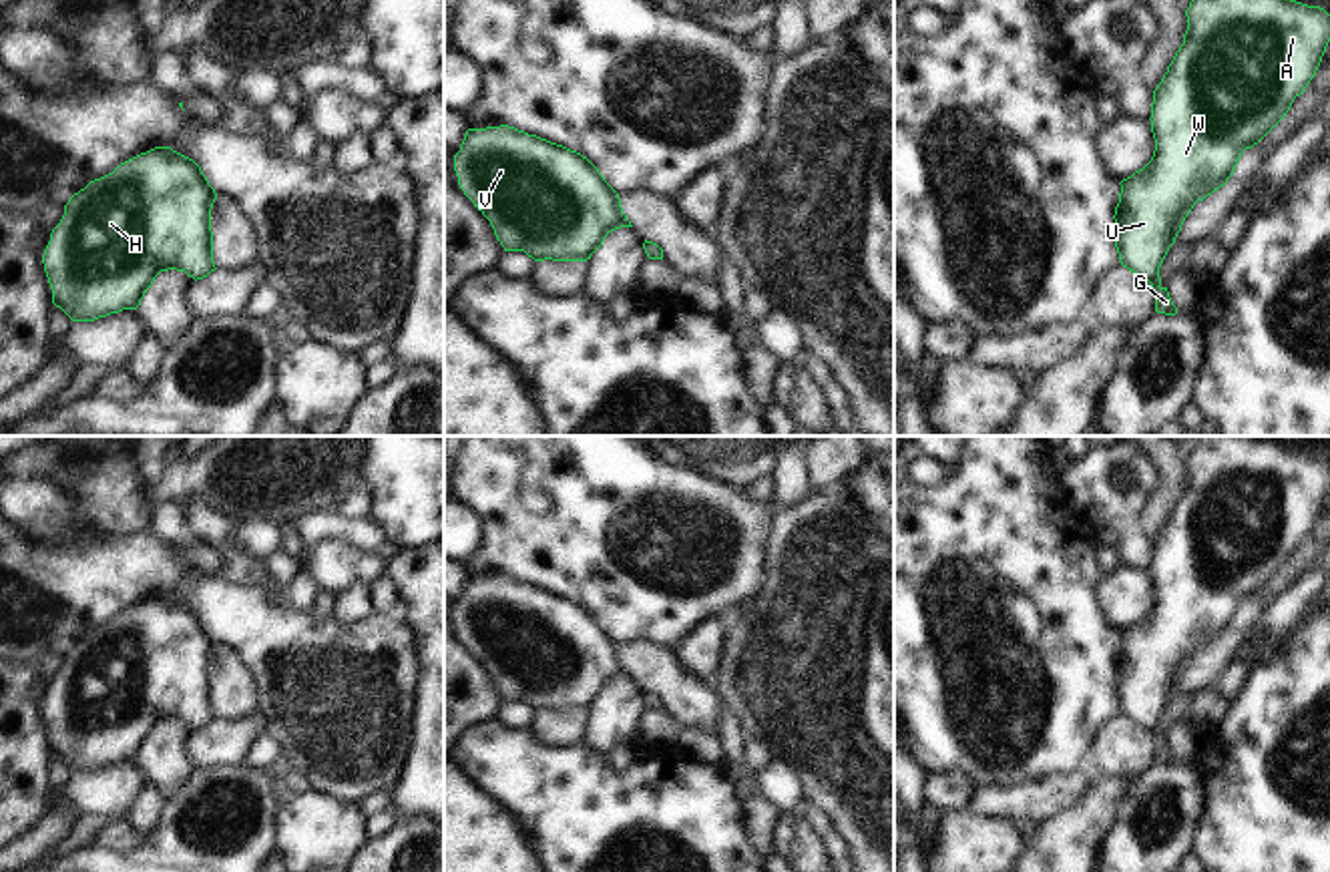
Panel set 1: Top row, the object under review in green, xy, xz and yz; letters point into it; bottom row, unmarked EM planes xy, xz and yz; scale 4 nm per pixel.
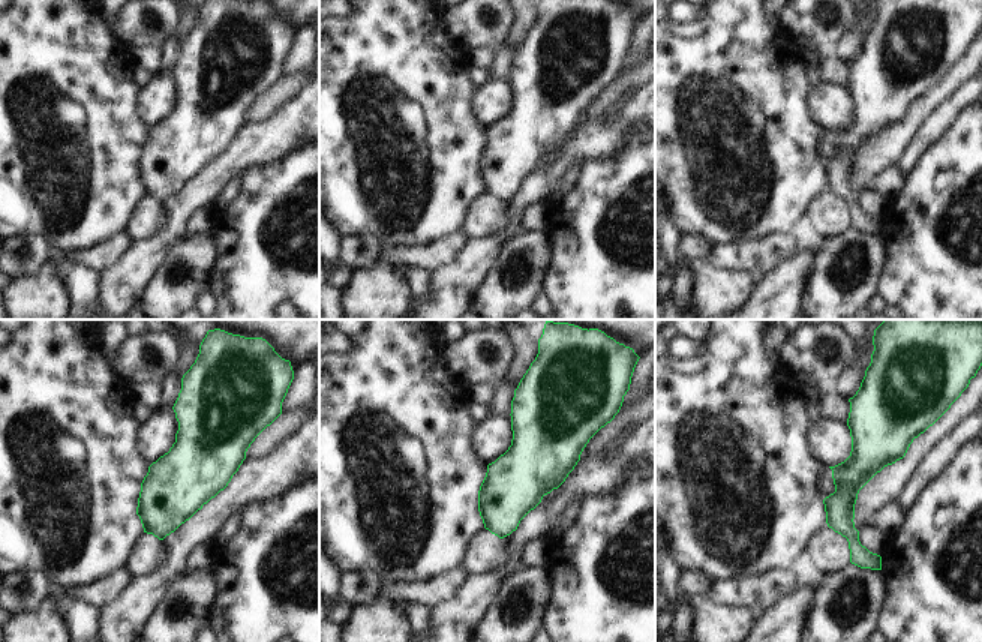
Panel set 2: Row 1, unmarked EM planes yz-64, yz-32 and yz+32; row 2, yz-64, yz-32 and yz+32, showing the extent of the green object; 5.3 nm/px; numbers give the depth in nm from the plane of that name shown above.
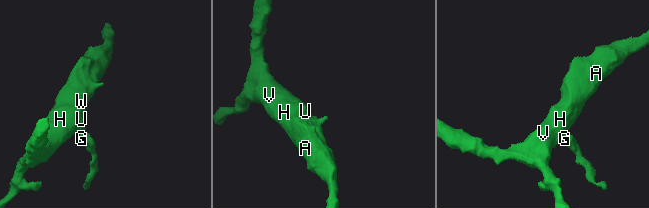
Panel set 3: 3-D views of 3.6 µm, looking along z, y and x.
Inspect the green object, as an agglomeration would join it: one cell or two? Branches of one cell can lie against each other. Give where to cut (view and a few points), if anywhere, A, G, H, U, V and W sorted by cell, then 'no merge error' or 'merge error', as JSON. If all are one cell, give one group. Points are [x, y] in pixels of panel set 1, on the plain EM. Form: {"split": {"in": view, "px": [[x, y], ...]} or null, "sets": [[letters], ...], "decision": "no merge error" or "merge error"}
{"split": null, "sets": [["A", "G", "H", "U", "V", "W"]], "decision": "no merge error"}

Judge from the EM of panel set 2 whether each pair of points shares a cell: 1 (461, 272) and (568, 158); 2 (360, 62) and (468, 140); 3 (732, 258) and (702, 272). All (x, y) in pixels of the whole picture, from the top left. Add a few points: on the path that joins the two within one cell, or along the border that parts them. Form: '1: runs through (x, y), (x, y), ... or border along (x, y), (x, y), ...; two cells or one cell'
1: runs through (490, 248), (513, 225), (514, 210), (538, 186); one cell
2: runs through (387, 62), (441, 113); one cell
3: border along (708, 260), (718, 267), (736, 269), (750, 275); two cells

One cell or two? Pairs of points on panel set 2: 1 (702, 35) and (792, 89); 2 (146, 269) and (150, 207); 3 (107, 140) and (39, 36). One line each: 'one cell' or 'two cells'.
1: one cell
2: two cells
3: one cell

